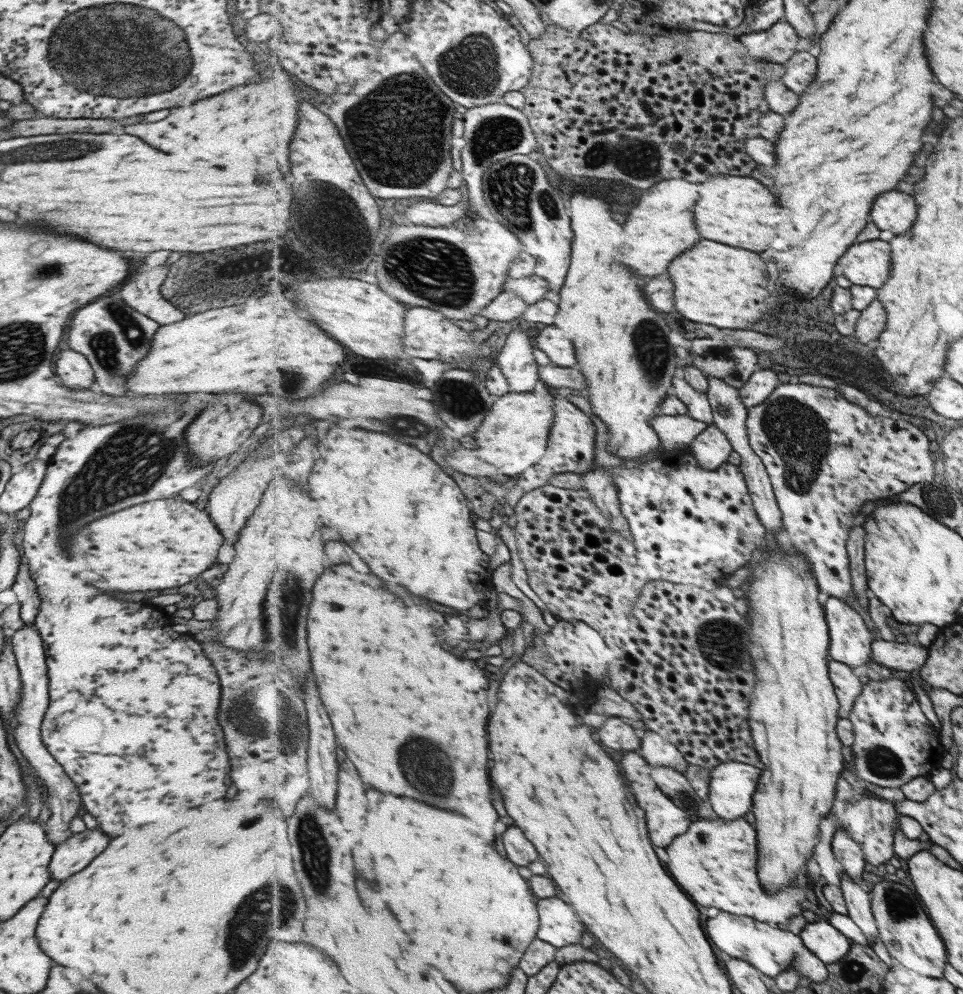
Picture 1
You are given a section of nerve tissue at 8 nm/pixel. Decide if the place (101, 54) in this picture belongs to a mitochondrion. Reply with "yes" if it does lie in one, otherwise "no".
yes

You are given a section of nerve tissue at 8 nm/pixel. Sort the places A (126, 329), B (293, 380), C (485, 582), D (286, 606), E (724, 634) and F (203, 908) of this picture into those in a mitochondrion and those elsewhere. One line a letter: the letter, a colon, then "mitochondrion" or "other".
A: mitochondrion
B: mitochondrion
C: other
D: mitochondrion
E: mitochondrion
F: other

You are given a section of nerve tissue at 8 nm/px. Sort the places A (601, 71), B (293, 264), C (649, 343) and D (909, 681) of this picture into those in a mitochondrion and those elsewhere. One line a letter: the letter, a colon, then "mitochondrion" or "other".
A: other
B: other
C: mitochondrion
D: other

